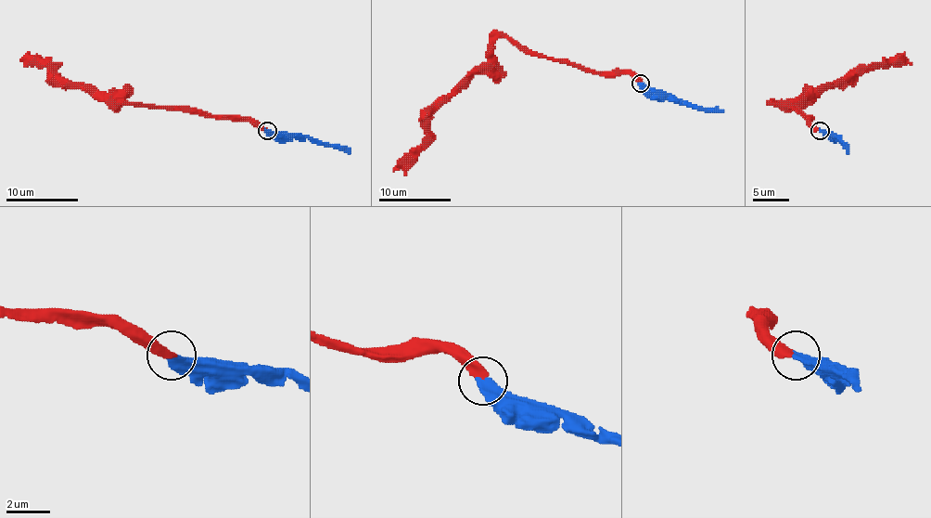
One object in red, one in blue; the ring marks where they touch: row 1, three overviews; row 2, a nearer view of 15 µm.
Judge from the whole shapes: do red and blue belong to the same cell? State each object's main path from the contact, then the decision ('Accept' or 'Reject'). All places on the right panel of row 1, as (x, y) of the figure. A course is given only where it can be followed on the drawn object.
Course of red: (820, 130), (801, 110), (774, 103), (805, 103), (828, 88), (839, 86), (860, 68), (899, 64), (908, 59). Course of blue: (820, 130), (834, 135), (848, 153). Accept

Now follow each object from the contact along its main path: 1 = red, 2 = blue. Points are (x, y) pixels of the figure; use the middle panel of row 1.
1: (640, 83), (526, 54), (499, 37), (493, 56), (393, 172)
2: (640, 83), (703, 108), (723, 111)

